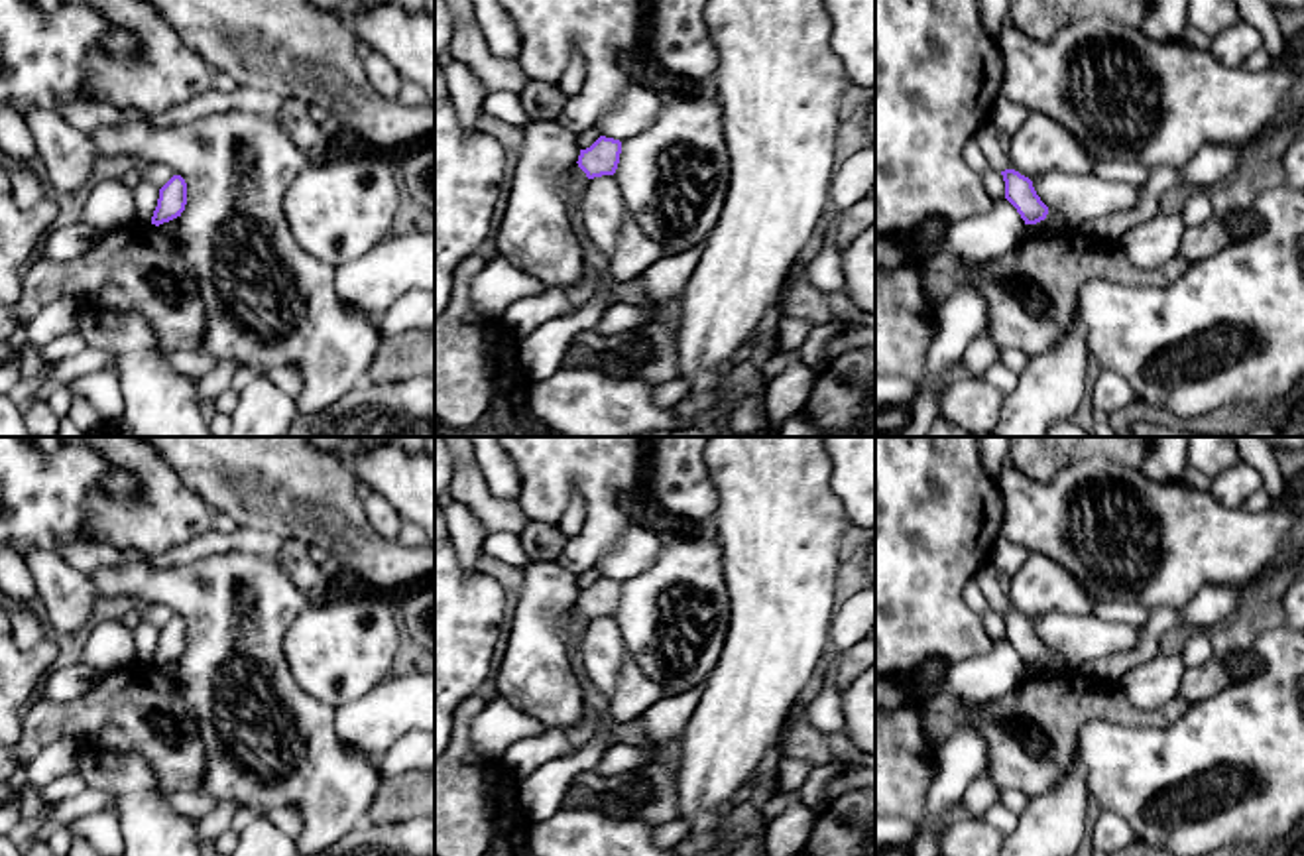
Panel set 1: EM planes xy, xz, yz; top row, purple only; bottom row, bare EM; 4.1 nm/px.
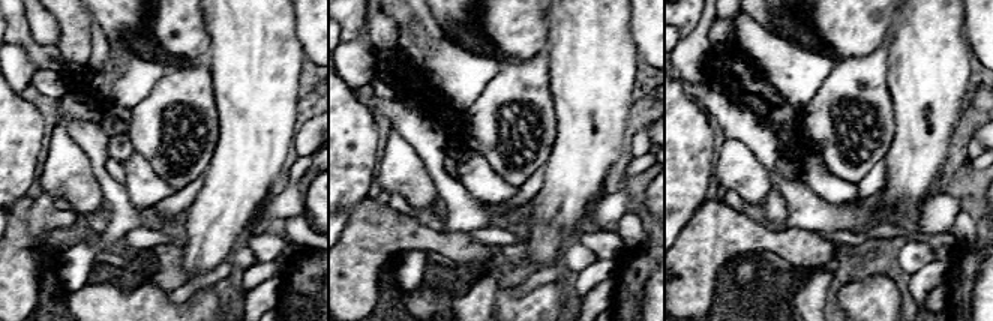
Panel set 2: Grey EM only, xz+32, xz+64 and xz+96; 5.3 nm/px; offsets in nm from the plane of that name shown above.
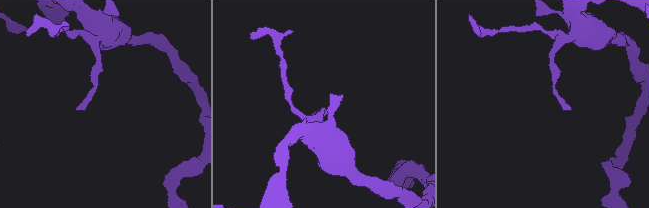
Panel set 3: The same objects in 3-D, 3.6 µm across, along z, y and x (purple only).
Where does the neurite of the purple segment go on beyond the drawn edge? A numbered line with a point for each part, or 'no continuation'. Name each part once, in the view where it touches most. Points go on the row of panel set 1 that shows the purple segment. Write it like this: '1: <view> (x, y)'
no continuation

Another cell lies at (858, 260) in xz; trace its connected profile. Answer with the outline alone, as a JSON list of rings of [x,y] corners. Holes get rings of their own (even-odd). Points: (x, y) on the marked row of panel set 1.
[[[875,222],[842,252],[844,301],[858,315],[875,315]]]

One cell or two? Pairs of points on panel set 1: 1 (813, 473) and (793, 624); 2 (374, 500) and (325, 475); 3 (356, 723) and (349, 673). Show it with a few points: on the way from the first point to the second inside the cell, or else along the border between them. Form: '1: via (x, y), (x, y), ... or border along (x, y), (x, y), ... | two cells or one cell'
1: via (793, 510), (793, 587) | one cell
2: border along (362, 500), (370, 526), (390, 540) | two cells
3: border along (390, 675), (335, 707) | two cells

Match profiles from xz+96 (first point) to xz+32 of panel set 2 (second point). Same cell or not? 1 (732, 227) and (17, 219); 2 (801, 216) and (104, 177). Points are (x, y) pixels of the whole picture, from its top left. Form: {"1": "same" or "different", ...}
{"1": "same", "2": "same"}

